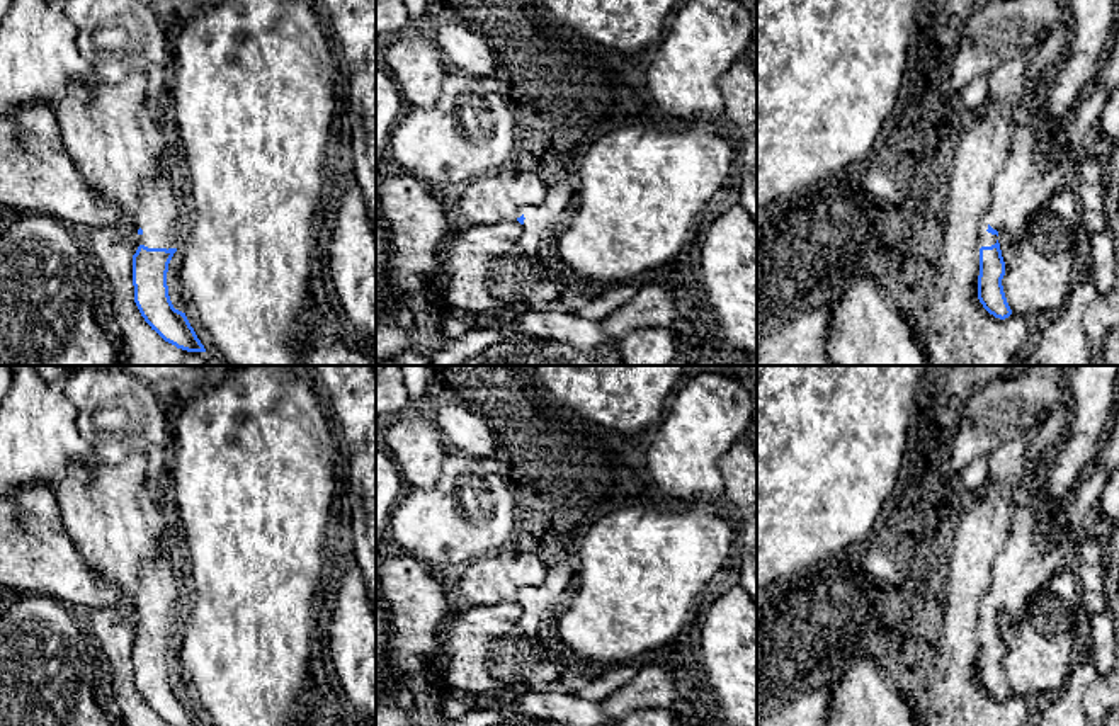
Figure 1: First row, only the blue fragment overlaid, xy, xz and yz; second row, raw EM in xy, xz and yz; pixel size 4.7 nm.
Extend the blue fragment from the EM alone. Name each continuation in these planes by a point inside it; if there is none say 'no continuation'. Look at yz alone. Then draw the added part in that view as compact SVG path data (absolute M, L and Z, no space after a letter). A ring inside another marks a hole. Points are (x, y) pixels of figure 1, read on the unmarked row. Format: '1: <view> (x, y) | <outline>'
1: yz (1039, 543) | M1119 398L1107 418L1097 456L1054 513L1044 505L1051 454L1029 462L1029 503L1014 505L1008 537L993 564L991 590L980 600L980 629L998 621L986 612L990 607L1017 621L1029 598L1056 571L1073 564L1075 532L1097 508L1110 474L1119 469Z

